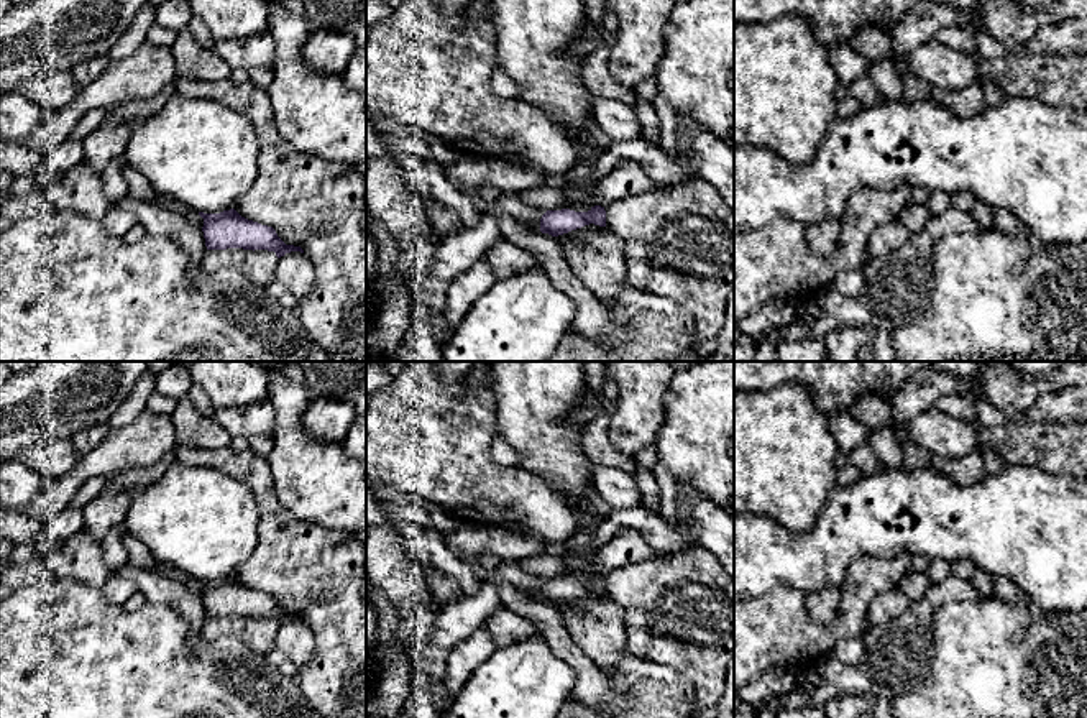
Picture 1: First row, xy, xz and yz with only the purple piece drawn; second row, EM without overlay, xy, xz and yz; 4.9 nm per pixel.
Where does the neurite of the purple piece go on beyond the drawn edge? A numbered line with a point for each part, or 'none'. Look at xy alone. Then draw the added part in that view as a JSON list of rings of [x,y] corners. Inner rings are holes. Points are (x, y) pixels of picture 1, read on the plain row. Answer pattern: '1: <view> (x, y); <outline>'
none

